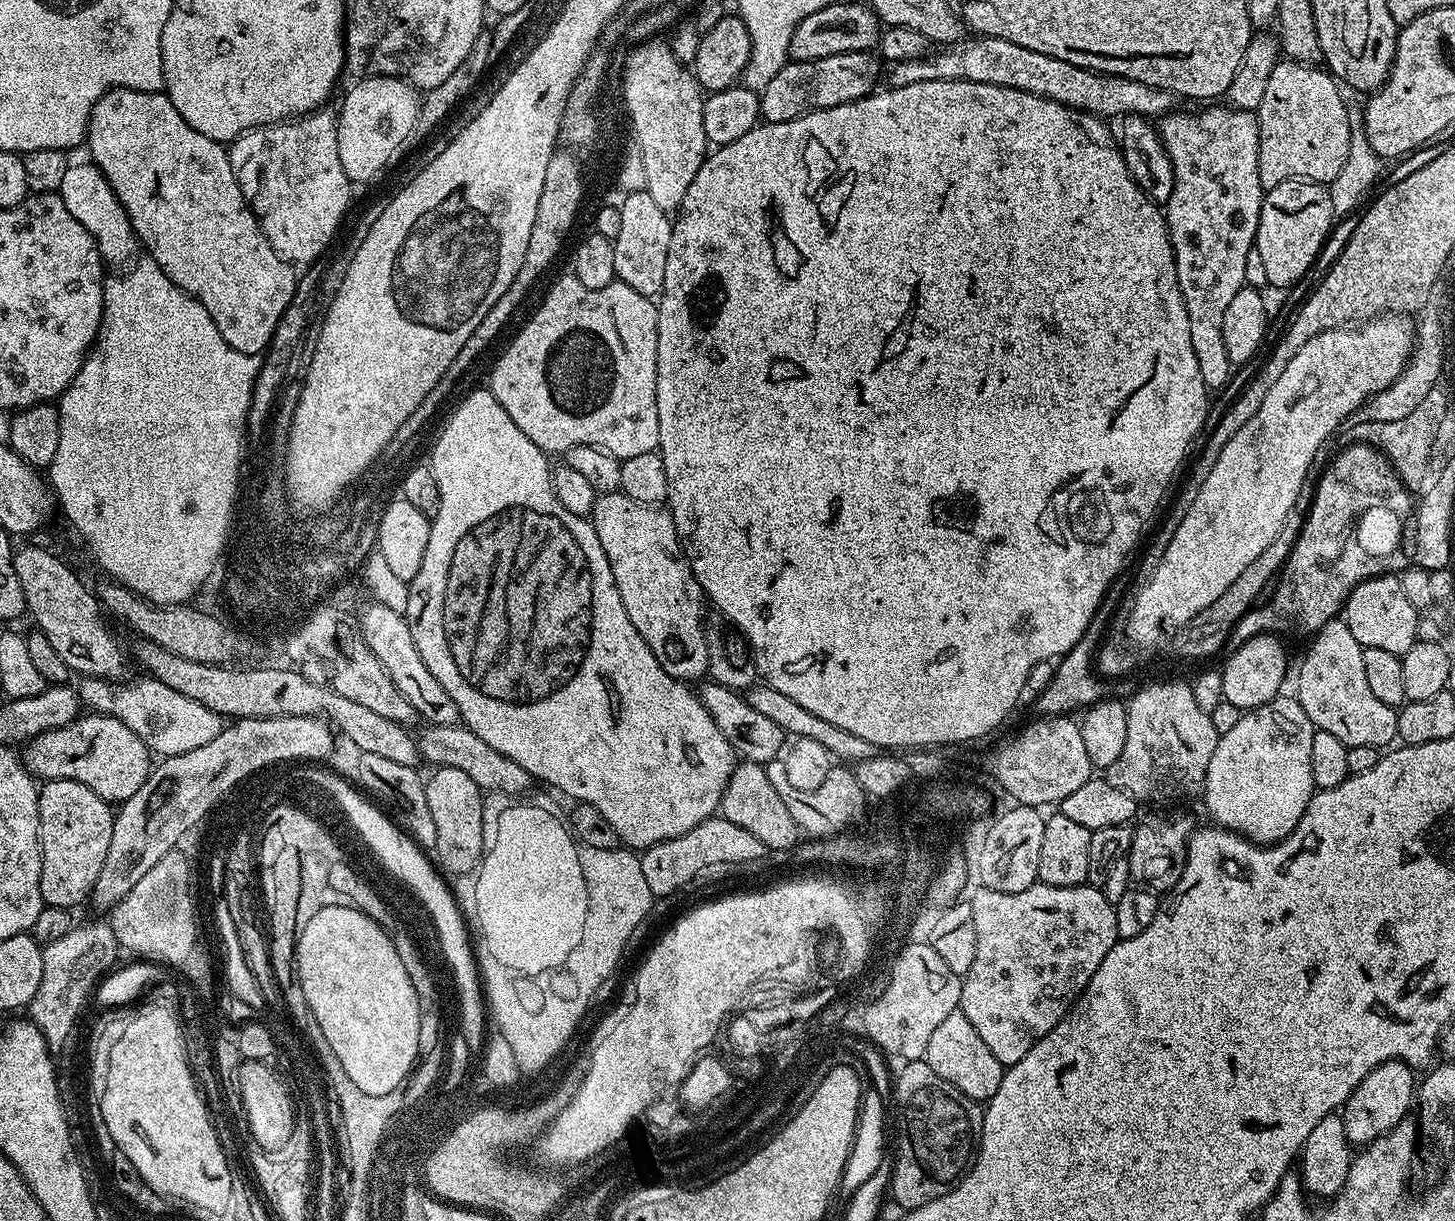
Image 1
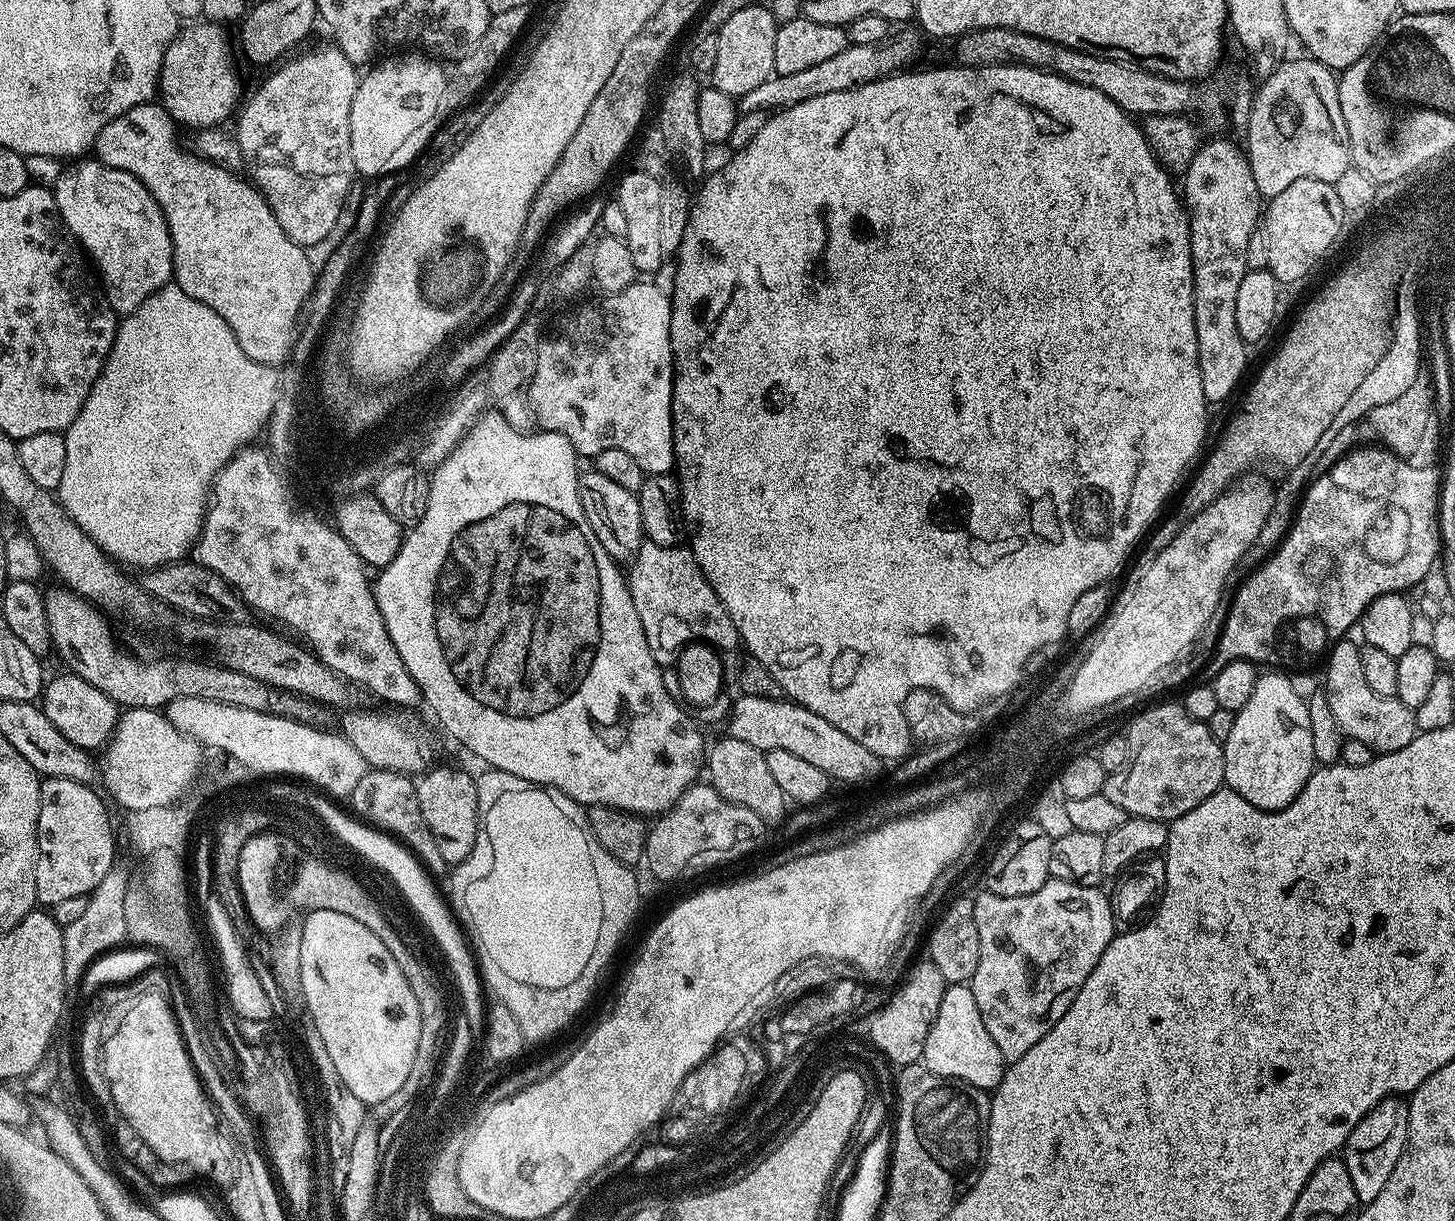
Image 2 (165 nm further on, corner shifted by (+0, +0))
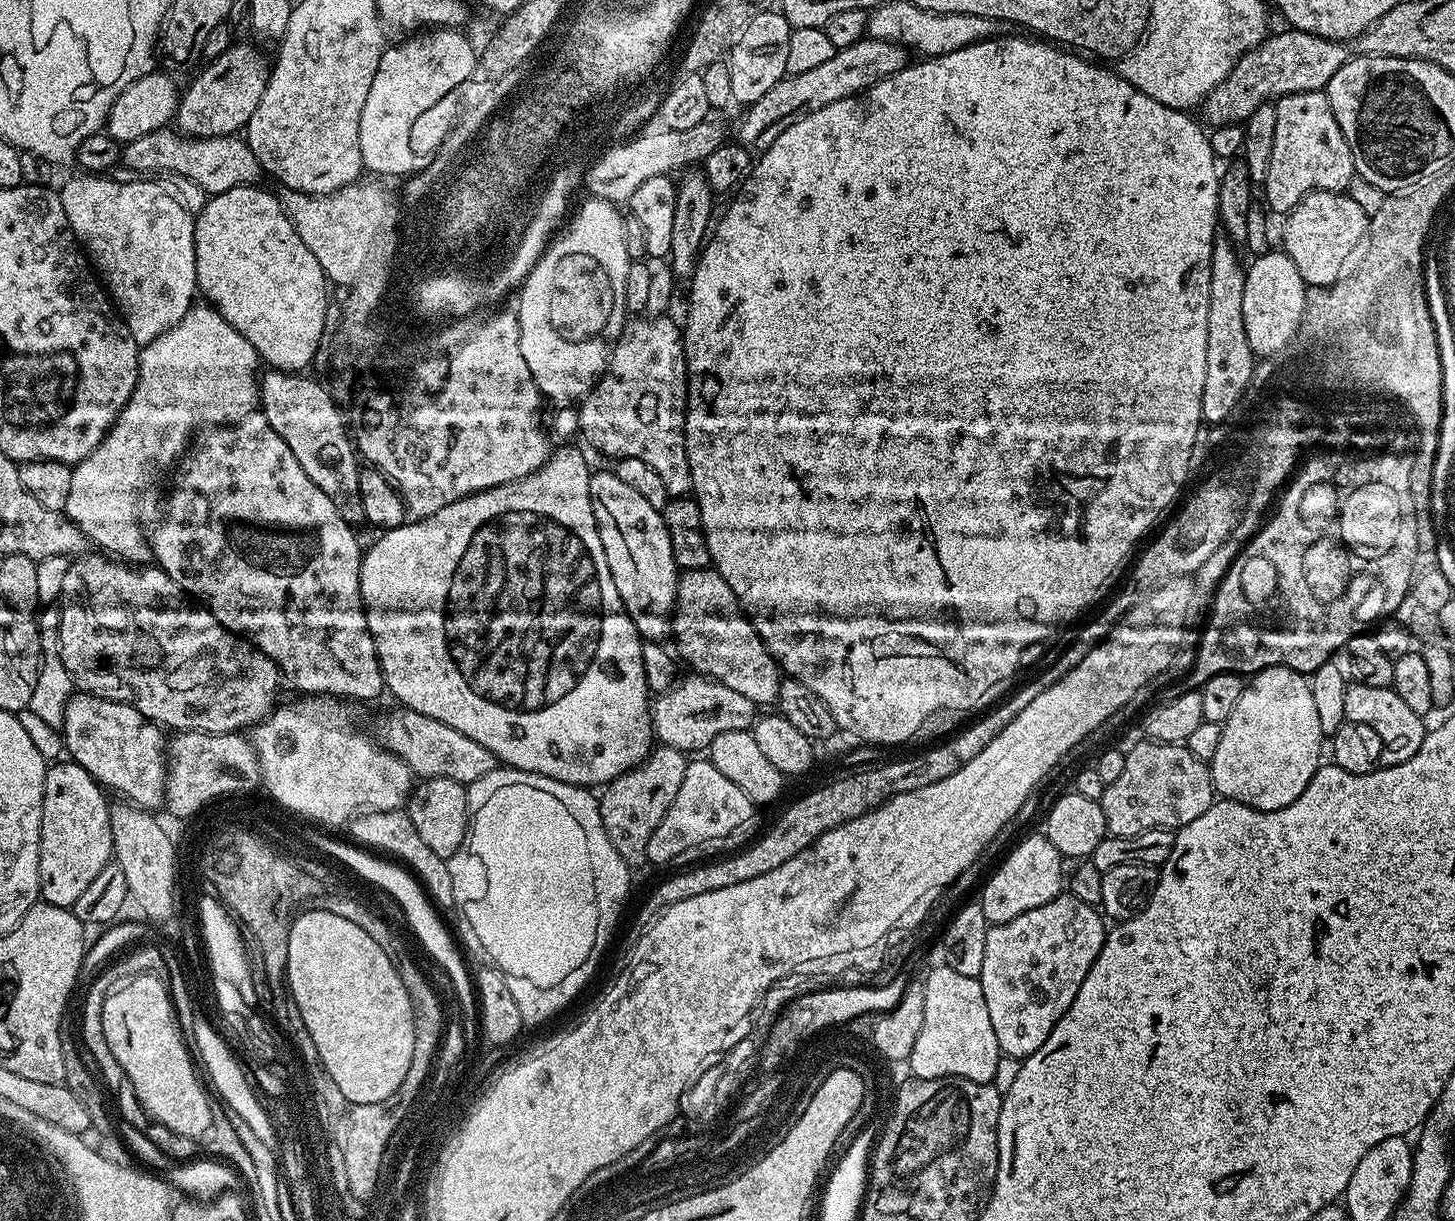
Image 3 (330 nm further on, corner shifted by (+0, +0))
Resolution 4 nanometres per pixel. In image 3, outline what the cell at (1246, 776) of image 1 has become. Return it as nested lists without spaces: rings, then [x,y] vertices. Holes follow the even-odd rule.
[[[1264,668],[1261,672],[1255,673],[1245,683],[1242,690],[1242,698],[1238,698],[1234,710],[1230,713],[1230,718],[1222,725],[1222,742],[1218,742],[1218,751],[1215,752],[1214,758],[1210,761],[1212,787],[1215,795],[1226,800],[1237,800],[1246,806],[1257,808],[1263,812],[1282,810],[1282,806],[1290,806],[1290,802],[1294,802],[1294,798],[1298,798],[1302,794],[1302,790],[1306,790],[1310,778],[1314,778],[1314,774],[1322,766],[1322,759],[1320,760],[1320,743],[1325,743],[1325,740],[1326,737],[1322,726],[1318,726],[1318,713],[1316,713],[1314,707],[1314,694],[1310,694],[1308,680],[1292,668]]]

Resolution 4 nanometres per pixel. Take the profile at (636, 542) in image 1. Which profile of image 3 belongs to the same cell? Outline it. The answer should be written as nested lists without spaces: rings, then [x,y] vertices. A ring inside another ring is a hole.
[[[709,566],[702,570],[681,571],[676,582],[676,606],[670,617],[671,639],[676,639],[679,659],[689,664],[693,673],[730,686],[758,706],[776,704],[782,673],[780,665],[766,650],[763,638],[748,621],[736,601],[734,590]]]

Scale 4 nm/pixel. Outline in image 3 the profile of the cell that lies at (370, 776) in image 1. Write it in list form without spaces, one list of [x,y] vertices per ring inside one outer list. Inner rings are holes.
[[[403,807],[382,810],[381,812],[365,810],[348,821],[346,831],[353,836],[349,837],[357,845],[368,850],[375,850],[385,857],[395,858],[399,861],[411,875],[416,877],[433,905],[439,906],[441,909],[443,909],[442,907],[449,909],[453,907],[454,885],[450,879],[448,862],[438,854],[434,854],[434,850],[430,850],[430,846],[426,846],[426,842],[422,842],[422,837],[418,835],[414,822],[410,822],[408,813]]]

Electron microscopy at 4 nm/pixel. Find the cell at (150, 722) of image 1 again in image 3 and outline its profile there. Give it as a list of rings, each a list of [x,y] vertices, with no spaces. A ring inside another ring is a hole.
[[[316,694],[301,700],[304,701],[286,708],[277,707],[251,729],[250,739],[260,763],[263,791],[268,791],[286,811],[305,816],[308,819],[305,821],[328,830],[334,830],[332,828],[339,824],[340,827],[347,825],[353,816],[365,810],[381,812],[401,807],[402,801],[408,798],[414,787],[414,777],[406,762],[380,747],[371,735],[363,736],[352,725],[343,708],[345,705],[339,699]]]

